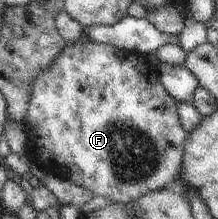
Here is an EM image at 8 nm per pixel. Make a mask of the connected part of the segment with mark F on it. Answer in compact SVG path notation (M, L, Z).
M82 39L70 46L66 46L60 55L50 63L48 69L44 69L30 90L30 103L28 111L24 115L26 124L27 148L26 158L40 167L45 174L58 176L62 179L72 180L76 185L88 189L93 196L110 197L114 202L127 203L136 201L148 193L161 191L167 187L171 187L180 179L180 169L182 169L182 158L184 155L184 139L187 137L187 131L180 123L178 117L178 102L168 95L168 91L164 89L160 83L159 70L156 69L149 61L142 60L142 56L138 53L130 53L112 45L104 45L104 43L96 43L88 39Z

